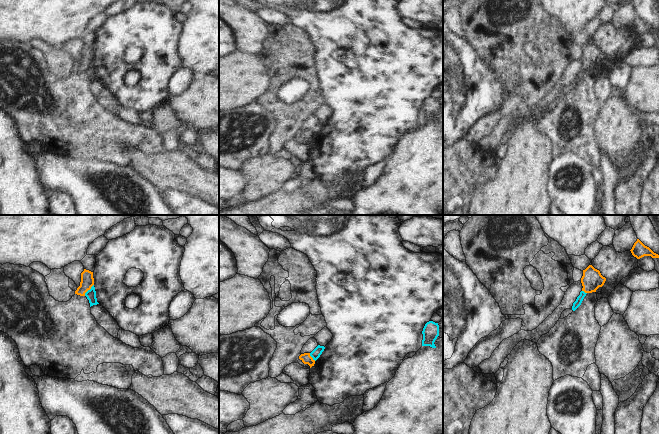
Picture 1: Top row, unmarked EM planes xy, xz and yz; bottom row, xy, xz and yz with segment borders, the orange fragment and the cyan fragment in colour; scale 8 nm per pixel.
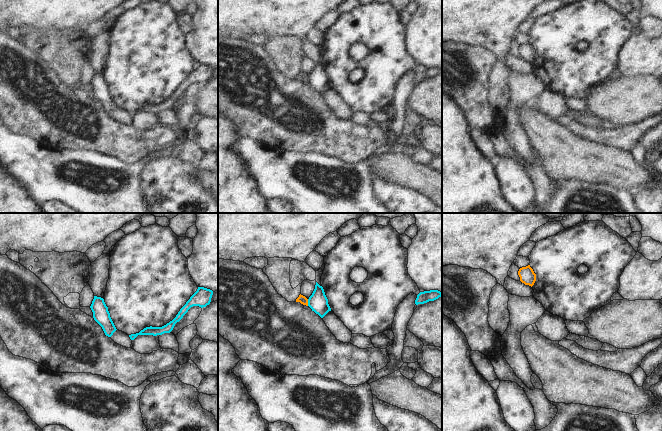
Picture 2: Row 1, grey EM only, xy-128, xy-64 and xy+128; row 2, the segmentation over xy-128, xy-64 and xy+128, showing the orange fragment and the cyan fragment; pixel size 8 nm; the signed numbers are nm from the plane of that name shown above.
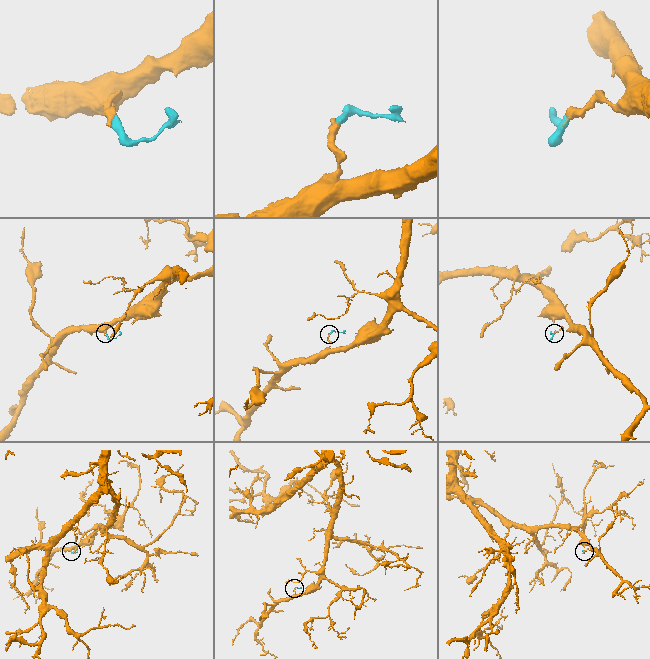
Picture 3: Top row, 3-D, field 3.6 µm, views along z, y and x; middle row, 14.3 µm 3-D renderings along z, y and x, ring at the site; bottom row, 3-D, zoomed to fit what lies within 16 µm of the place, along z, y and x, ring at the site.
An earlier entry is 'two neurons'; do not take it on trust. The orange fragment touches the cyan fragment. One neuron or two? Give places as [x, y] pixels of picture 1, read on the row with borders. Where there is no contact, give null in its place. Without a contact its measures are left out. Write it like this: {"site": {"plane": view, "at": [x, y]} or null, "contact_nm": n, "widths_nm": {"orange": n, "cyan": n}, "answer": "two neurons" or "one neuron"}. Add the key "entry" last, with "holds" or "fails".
{"site": {"plane": "xy", "at": [88, 289]}, "contact_nm": 120, "widths_nm": {"orange": 110, "cyan": 80}, "answer": "two neurons", "entry": "holds"}

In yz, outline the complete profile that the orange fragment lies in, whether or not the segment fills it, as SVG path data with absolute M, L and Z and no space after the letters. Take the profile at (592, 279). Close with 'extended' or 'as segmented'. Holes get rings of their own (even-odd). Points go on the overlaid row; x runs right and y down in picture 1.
M589 265L583 270L583 276L581 278L582 291L585 293L596 292L599 287L602 287L606 281L599 270L595 269L592 265Z; as segmented

